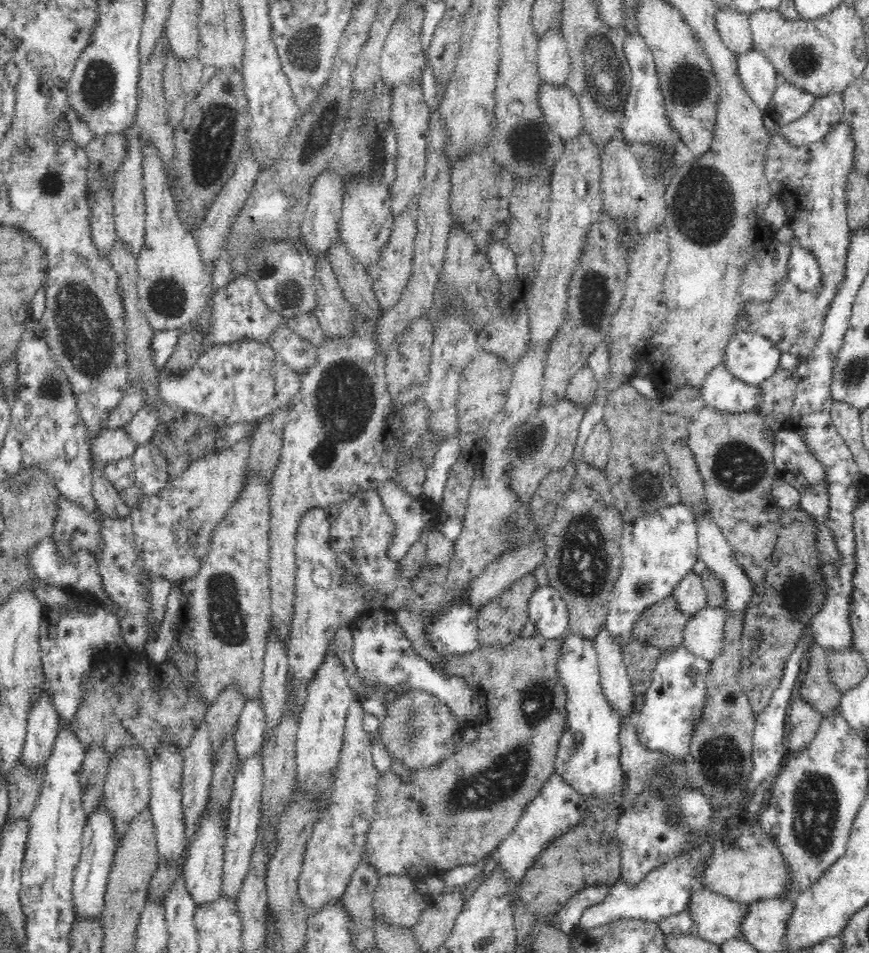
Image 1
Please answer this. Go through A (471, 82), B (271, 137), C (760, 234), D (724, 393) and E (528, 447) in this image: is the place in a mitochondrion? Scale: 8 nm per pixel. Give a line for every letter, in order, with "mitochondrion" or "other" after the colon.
A: other
B: mitochondrion
C: other
D: other
E: mitochondrion

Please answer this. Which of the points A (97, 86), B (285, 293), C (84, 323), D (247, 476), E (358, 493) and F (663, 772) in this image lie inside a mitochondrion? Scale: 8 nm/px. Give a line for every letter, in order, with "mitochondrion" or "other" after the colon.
A: mitochondrion
B: mitochondrion
C: mitochondrion
D: other
E: other
F: mitochondrion

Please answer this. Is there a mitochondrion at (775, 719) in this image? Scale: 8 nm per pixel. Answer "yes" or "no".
no

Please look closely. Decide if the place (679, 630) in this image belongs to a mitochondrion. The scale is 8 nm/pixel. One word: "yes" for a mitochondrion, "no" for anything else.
no

